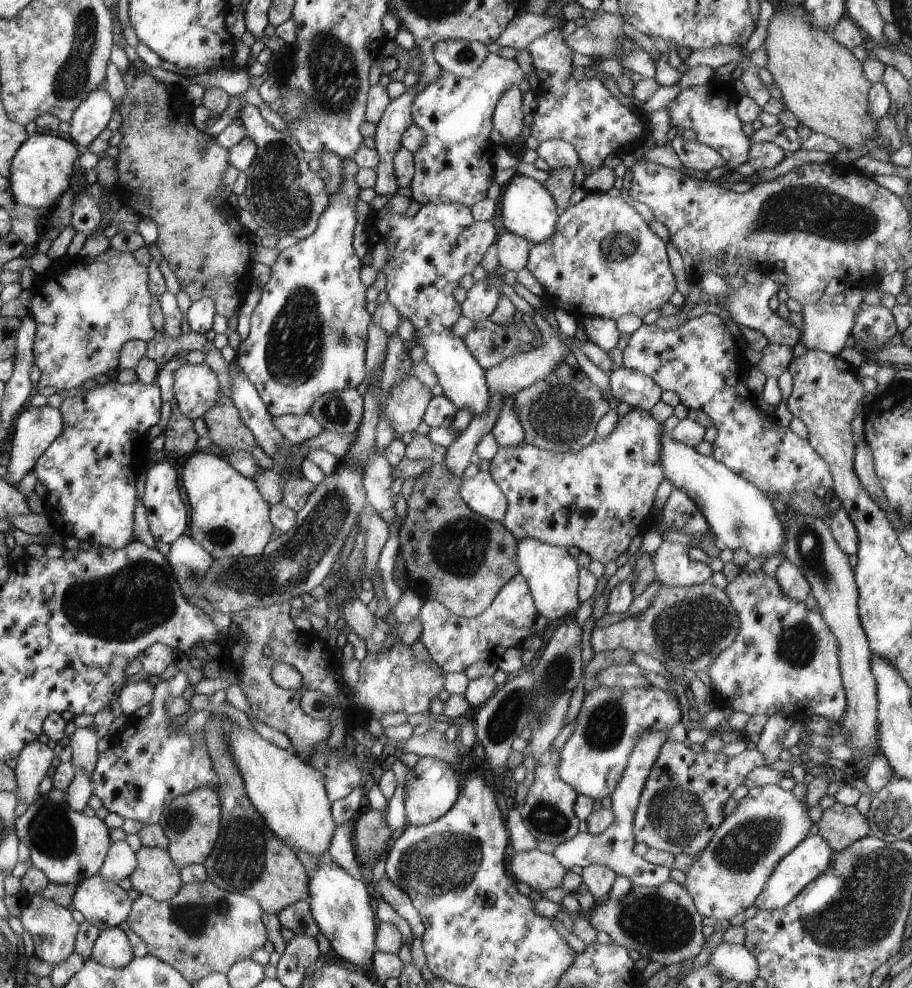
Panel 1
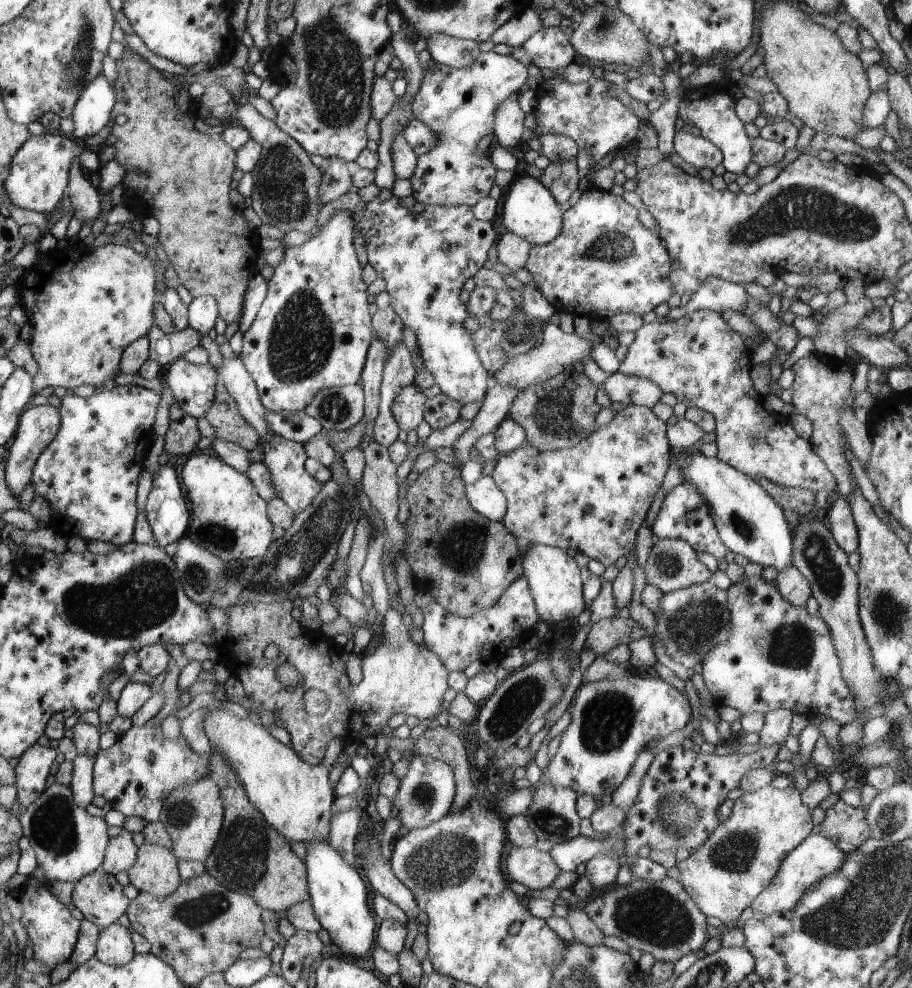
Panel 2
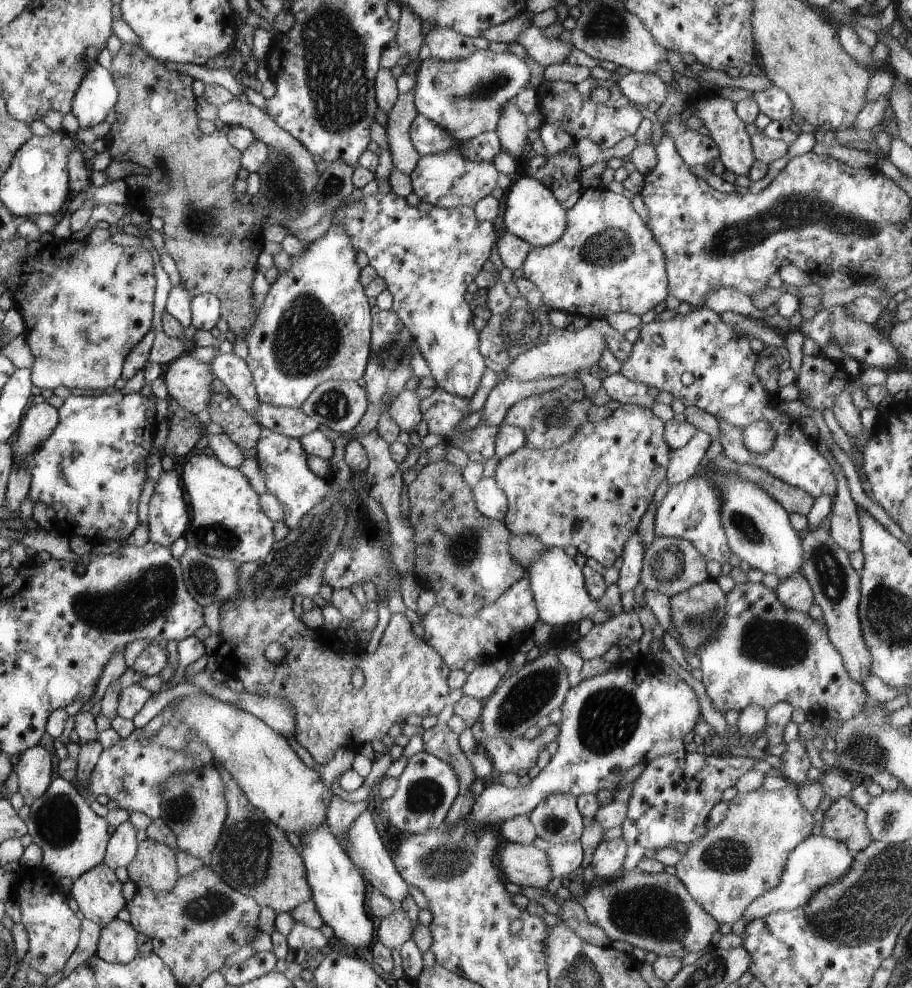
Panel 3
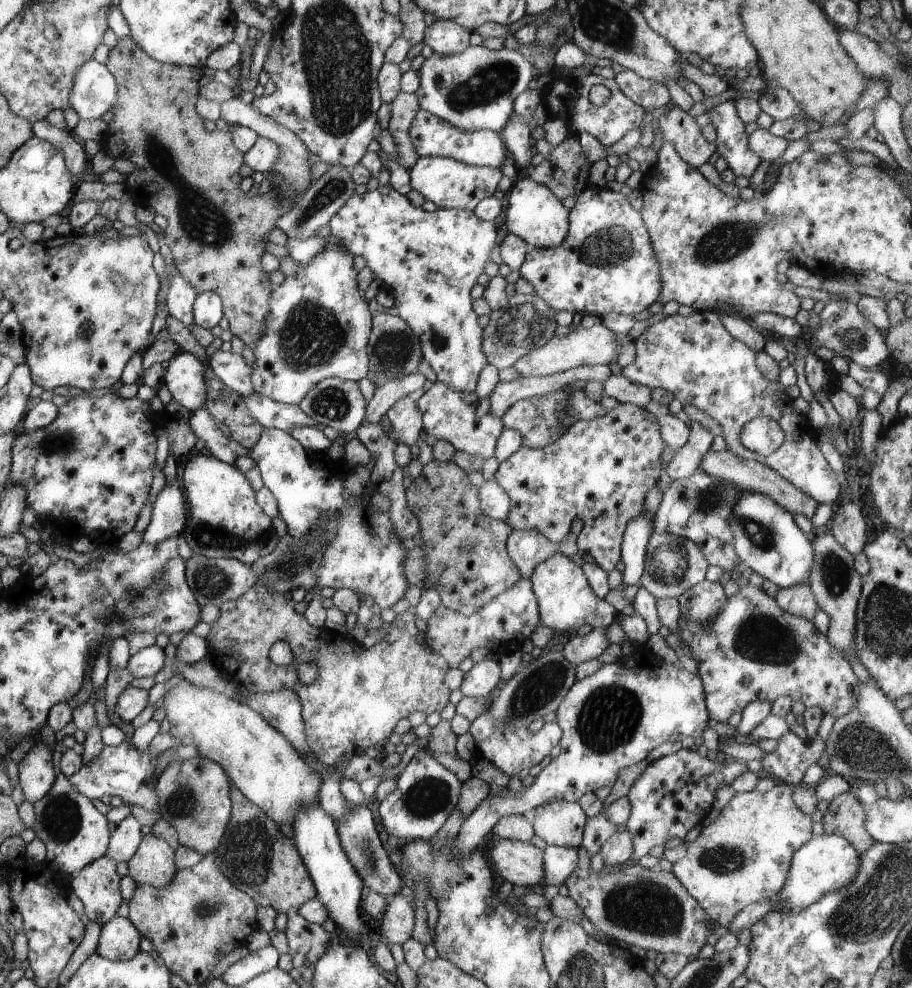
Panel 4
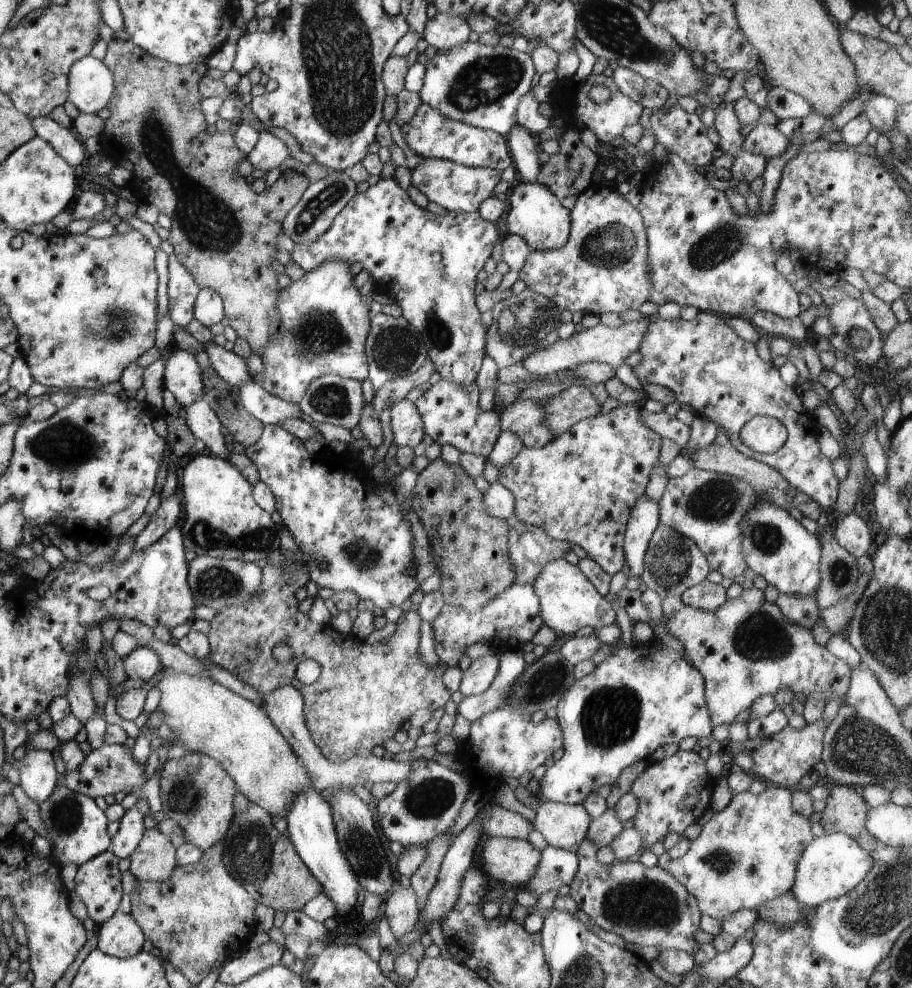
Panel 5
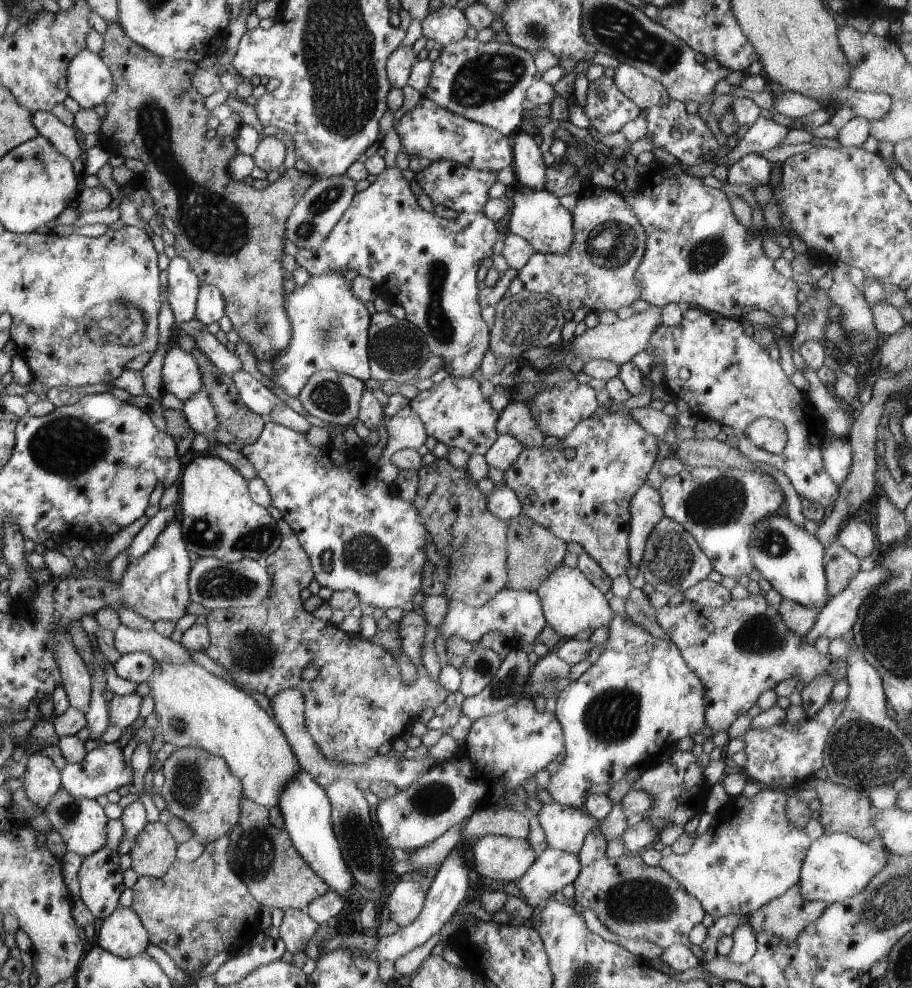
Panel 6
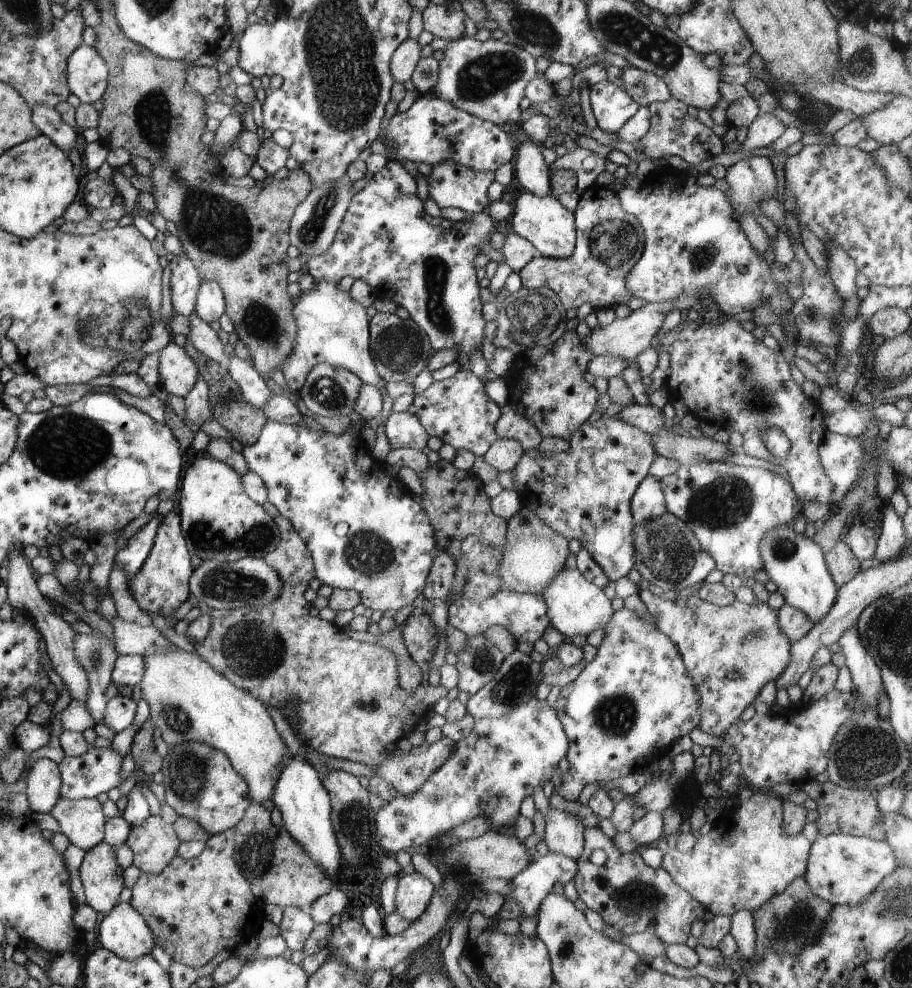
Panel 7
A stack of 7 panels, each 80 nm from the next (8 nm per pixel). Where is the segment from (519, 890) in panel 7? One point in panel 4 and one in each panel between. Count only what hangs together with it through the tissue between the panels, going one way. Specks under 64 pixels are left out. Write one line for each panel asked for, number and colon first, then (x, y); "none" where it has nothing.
4: (559, 862)
5: (557, 867)
6: (553, 870)

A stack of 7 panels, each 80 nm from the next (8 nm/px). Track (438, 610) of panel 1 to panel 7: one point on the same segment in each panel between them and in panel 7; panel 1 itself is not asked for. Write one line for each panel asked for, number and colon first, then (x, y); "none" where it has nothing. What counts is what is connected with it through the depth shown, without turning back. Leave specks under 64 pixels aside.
2: (457, 641)
3: (509, 620)
4: (511, 617)
5: (515, 614)
6: (518, 614)
7: (525, 615)

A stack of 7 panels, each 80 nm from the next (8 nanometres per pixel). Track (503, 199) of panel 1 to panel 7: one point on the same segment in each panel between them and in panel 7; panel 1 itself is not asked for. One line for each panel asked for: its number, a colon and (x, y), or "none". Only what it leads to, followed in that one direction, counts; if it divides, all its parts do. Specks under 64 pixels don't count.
2: (529, 210)
3: (533, 213)
4: (534, 214)
5: (537, 216)
6: (537, 216)
7: (550, 227)

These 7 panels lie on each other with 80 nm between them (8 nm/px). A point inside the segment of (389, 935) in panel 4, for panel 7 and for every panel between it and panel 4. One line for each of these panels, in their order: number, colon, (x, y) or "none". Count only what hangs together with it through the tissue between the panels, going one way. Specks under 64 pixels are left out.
5: (401, 911)
6: (405, 903)
7: (414, 892)

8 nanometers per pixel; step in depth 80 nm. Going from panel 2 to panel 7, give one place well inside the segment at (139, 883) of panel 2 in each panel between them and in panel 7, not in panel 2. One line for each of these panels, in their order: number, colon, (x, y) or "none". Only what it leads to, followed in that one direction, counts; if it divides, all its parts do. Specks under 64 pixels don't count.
3: (155, 867)
4: (153, 864)
5: (154, 859)
6: (155, 851)
7: (154, 843)

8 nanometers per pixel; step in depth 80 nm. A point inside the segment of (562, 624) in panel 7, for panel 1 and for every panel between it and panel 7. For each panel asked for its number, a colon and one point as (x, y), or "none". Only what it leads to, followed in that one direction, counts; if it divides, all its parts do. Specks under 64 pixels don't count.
1: (552, 574)
2: (554, 579)
3: (557, 583)
4: (566, 601)
5: (569, 602)
6: (570, 603)

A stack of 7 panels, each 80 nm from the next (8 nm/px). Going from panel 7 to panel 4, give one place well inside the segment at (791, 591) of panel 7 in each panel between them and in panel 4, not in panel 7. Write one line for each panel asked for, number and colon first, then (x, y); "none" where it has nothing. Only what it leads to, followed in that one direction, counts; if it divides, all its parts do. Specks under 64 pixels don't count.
4: (767, 539)
5: (776, 546)
6: (792, 560)

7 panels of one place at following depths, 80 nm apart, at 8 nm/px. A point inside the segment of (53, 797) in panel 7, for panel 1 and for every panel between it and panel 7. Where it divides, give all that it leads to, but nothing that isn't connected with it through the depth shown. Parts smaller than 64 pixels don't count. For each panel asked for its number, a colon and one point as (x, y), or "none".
1: (33, 762)
2: (33, 768)
3: (34, 769)
4: (36, 772)
5: (38, 777)
6: (41, 781)

